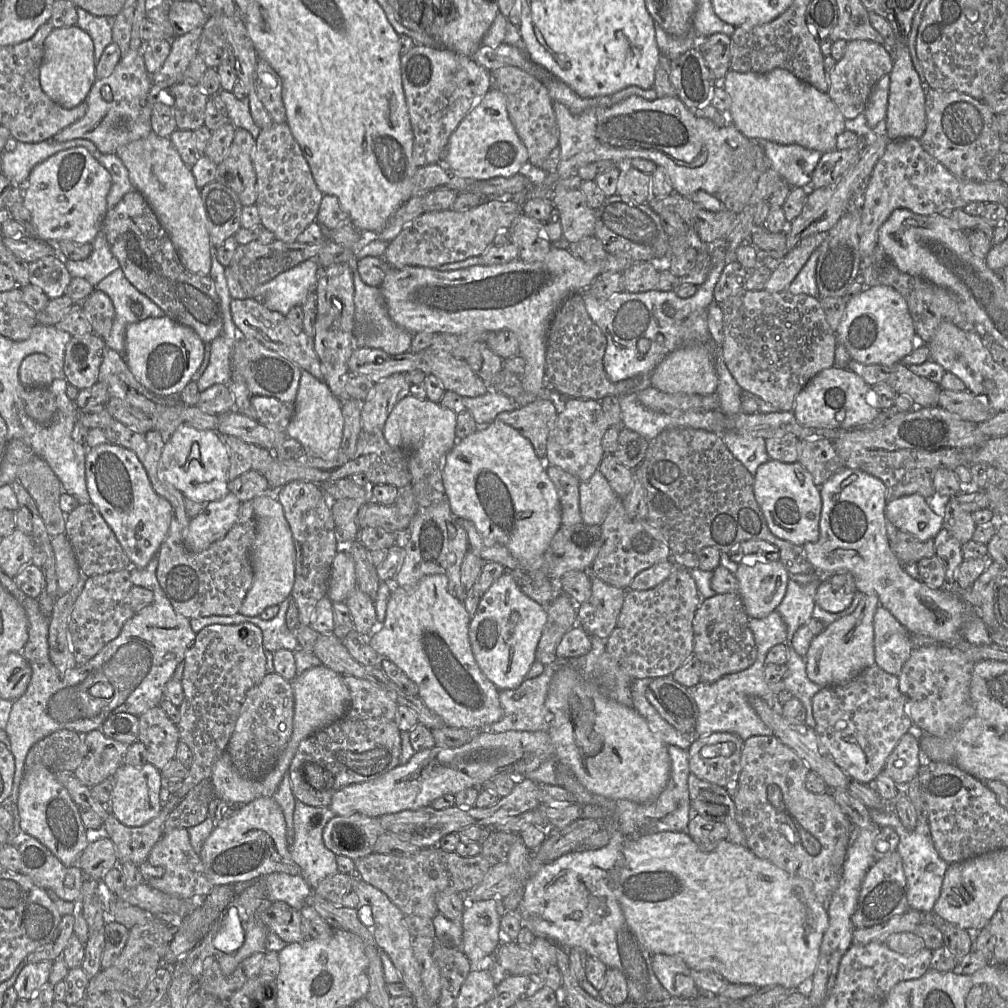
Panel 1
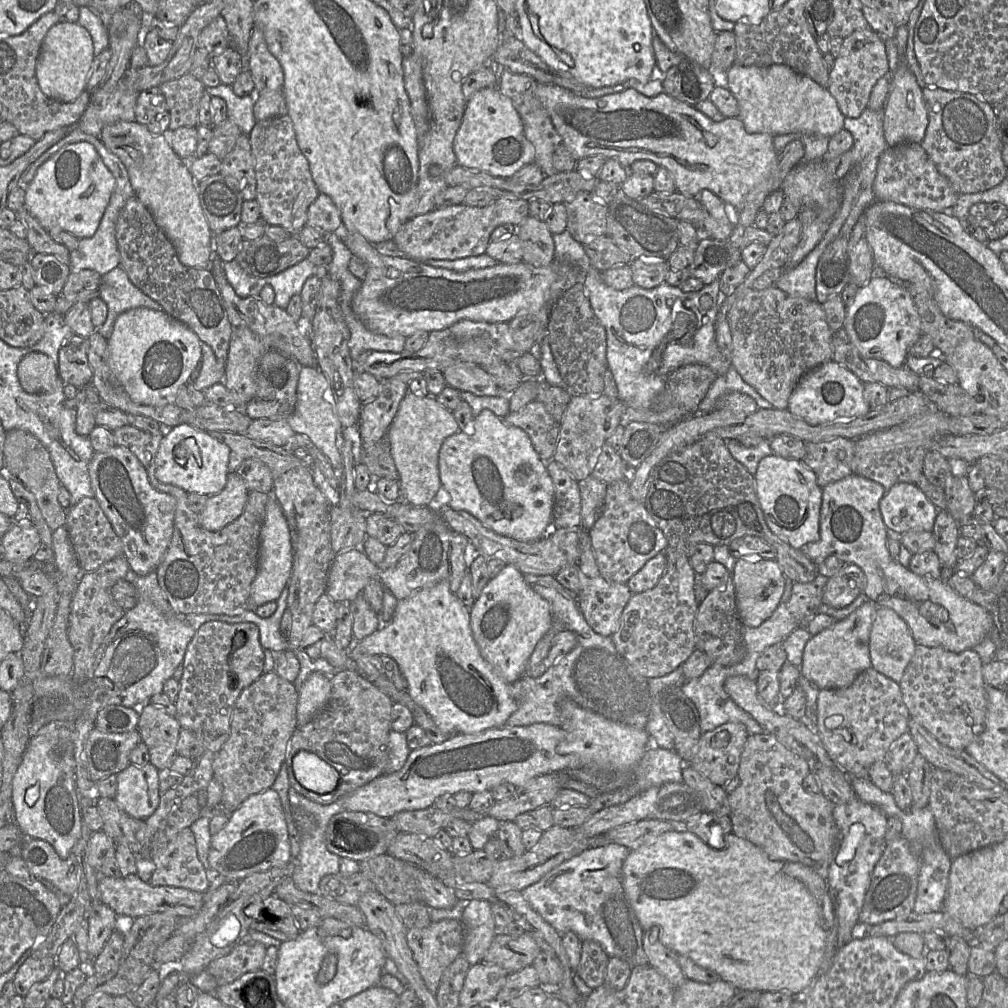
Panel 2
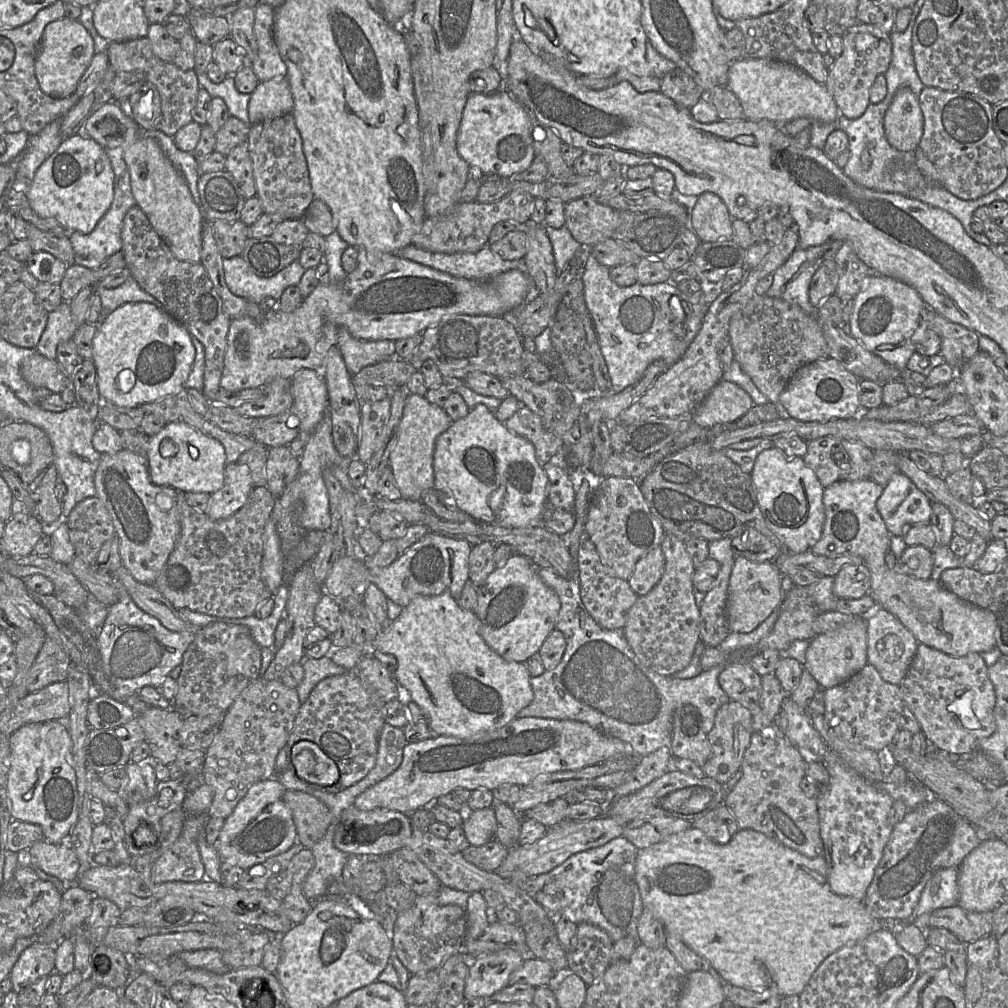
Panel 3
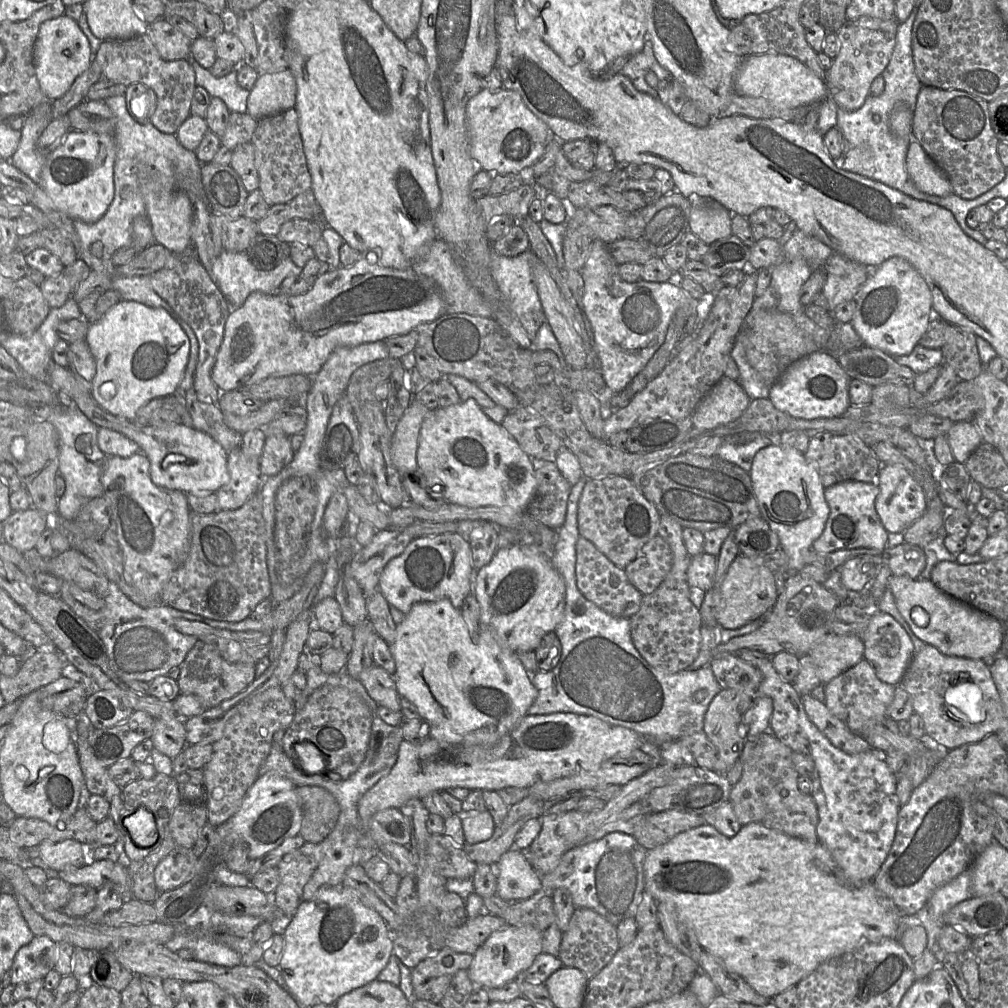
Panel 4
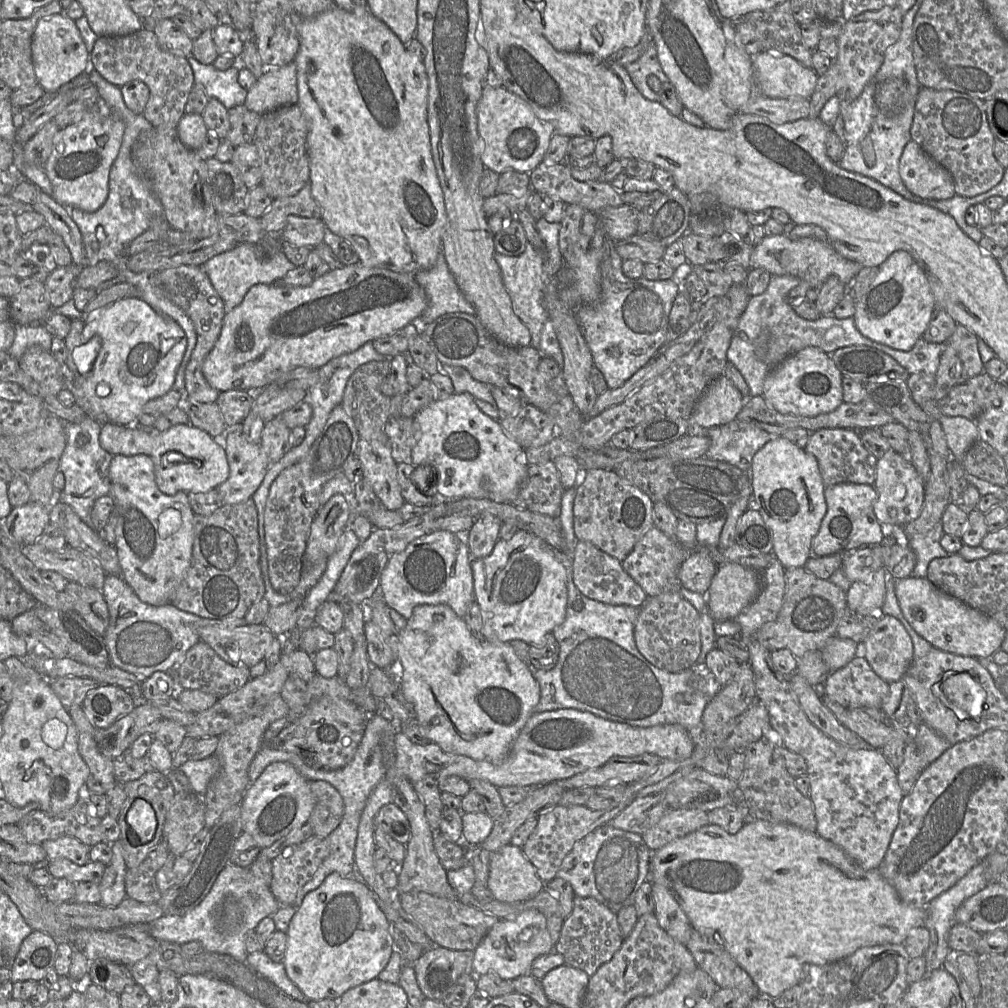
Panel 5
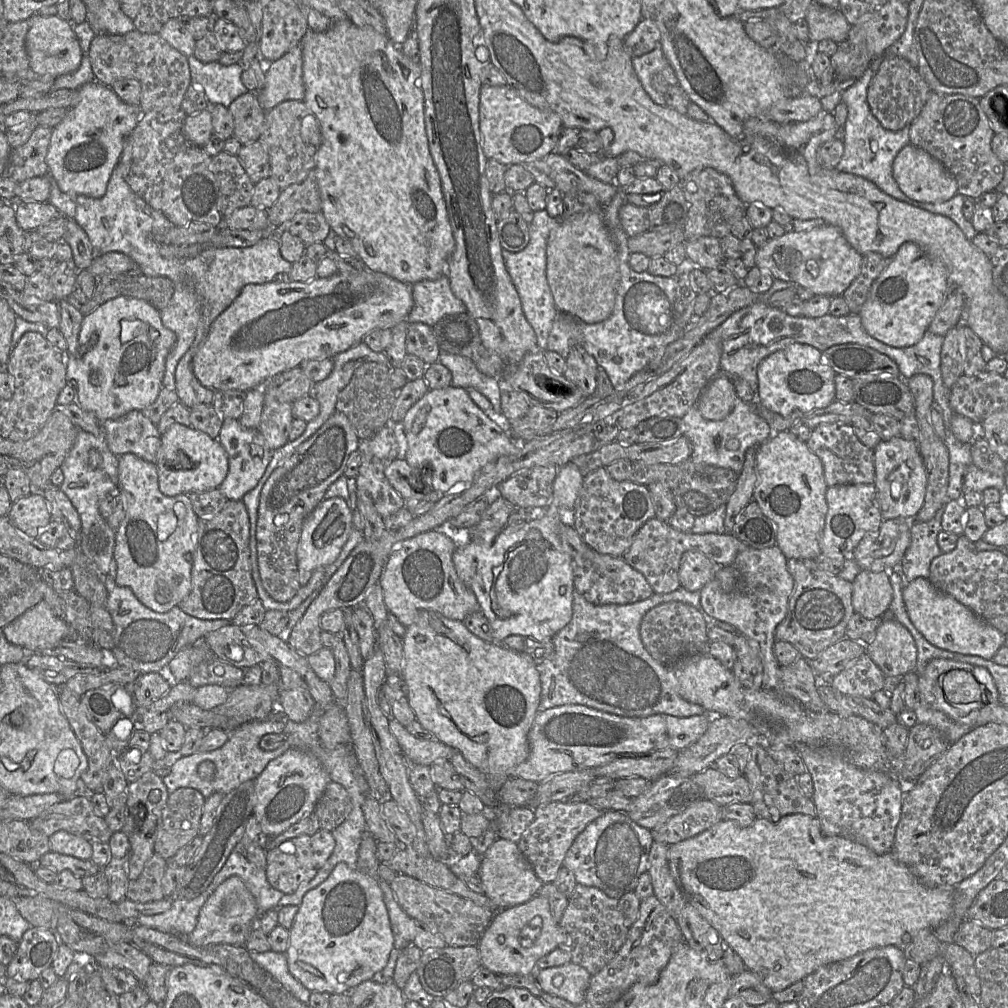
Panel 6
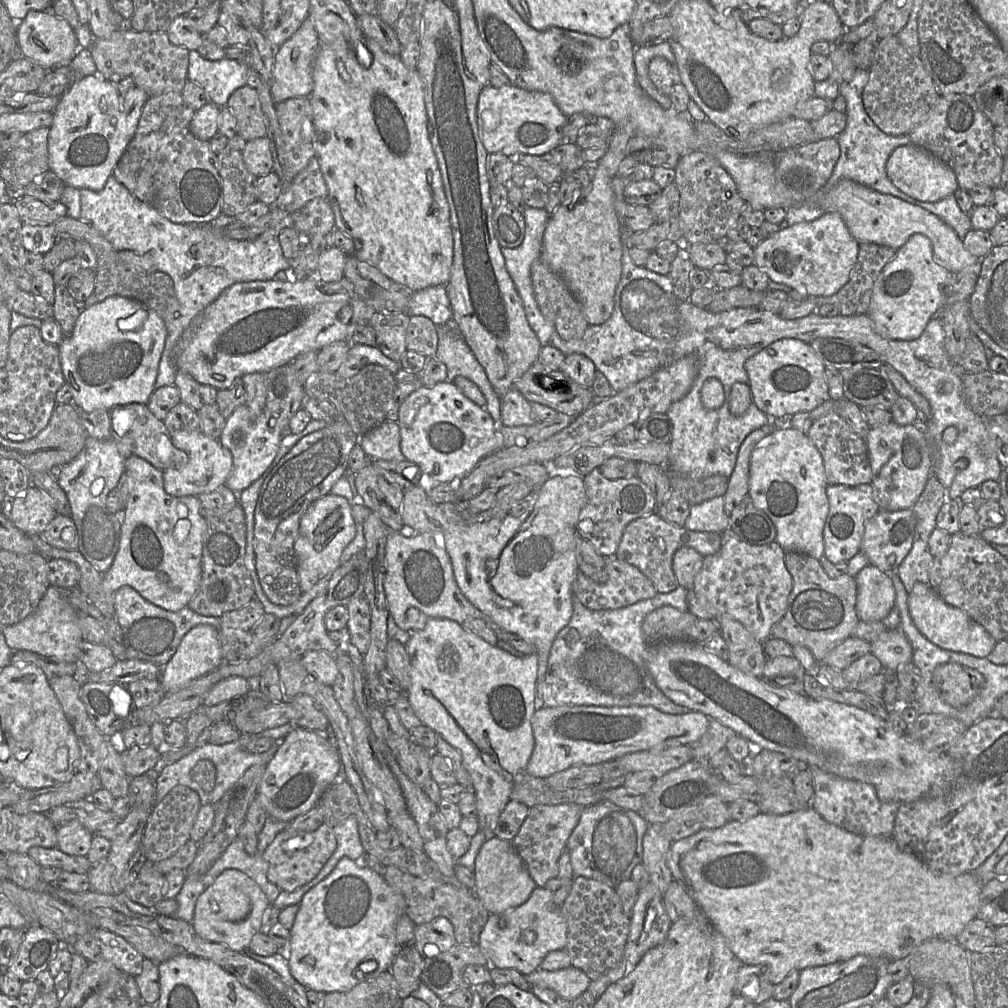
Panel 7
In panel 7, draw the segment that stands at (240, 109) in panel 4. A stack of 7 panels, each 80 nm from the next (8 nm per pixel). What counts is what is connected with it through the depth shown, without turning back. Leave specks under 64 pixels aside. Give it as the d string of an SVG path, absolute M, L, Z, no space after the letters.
M197 50L189 51L188 57L188 80L202 87L209 101L218 107L226 107L231 94L246 85L252 69L227 57L217 61L204 59Z

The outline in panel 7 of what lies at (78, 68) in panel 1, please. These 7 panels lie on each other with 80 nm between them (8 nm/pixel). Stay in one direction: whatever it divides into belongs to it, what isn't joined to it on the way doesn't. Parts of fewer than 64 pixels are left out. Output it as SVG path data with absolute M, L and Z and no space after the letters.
M30 10L17 26L16 38L24 57L46 70L70 65L79 50L75 29L65 19L46 11Z

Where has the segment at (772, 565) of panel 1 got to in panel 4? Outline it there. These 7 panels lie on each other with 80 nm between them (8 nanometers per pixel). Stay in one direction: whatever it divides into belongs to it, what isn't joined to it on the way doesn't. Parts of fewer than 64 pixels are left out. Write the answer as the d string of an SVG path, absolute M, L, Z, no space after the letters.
M739 554L714 593L713 605L718 626L738 629L754 620L764 618L776 604L778 596L776 574L769 568L754 563L747 556Z

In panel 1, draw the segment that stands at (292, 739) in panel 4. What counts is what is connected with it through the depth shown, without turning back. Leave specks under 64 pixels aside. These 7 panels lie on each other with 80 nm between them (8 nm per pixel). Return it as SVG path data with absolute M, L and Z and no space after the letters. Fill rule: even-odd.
M351 675L341 676L350 693L349 707L345 715L303 739L297 748L289 768L294 797L309 806L329 807L332 796L342 788L351 784L374 780L400 765L401 731L396 722L397 702L384 689L369 680ZM309 762L322 766L330 773L329 784L325 789L316 790L304 779L304 765Z

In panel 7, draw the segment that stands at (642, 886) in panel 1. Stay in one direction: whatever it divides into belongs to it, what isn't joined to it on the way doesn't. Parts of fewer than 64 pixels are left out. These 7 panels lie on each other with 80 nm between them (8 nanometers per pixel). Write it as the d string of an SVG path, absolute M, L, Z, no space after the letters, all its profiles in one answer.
M809 806L805 809L790 812L783 815L773 815L773 814L764 814L759 813L753 818L750 818L746 821L737 821L730 820L722 827L709 830L701 830L689 837L683 838L681 840L675 841L672 843L667 859L668 868L671 871L672 877L674 880L679 882L690 898L696 903L701 912L706 916L712 926L722 934L725 938L729 948L734 953L734 955L742 962L743 965L765 965L769 969L769 979L774 984L777 985L782 982L790 972L793 970L802 971L807 968L812 968L816 966L827 965L835 963L838 961L846 961L857 955L867 955L872 957L881 957L888 960L898 960L898 959L907 959L910 953L918 945L924 941L931 938L939 939L954 939L958 934L962 932L965 926L974 918L978 913L980 907L980 893L983 887L982 882L976 877L974 873L968 872L960 874L958 876L953 875L938 875L932 872L922 860L915 854L905 851L899 848L895 843L892 837L874 837L874 836L863 836L849 832L837 825L827 822L819 813L817 813L812 806Z

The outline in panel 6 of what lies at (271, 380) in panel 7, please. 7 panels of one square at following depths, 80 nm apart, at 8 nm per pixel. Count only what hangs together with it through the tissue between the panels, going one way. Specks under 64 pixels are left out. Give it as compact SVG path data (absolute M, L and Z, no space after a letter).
M270 394L266 395L259 430L273 451L289 441L294 417L292 404L279 402Z

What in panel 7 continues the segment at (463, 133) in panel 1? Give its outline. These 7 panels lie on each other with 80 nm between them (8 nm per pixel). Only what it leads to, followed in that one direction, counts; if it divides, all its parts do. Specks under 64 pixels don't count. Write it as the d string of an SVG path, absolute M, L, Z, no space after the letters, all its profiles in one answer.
M512 84L500 88L487 85L480 92L477 104L477 125L481 141L489 154L501 153L515 158L519 154L543 155L561 144L562 132L568 121L550 94L527 91Z

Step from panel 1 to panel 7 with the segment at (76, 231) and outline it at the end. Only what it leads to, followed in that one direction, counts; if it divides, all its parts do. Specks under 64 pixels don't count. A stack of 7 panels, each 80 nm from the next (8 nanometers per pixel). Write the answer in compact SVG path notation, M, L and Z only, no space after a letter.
M96 71L94 75L88 75L81 79L74 81L69 88L59 97L59 102L53 110L53 122L50 126L50 132L48 136L48 153L49 153L49 166L66 186L73 186L78 189L90 189L93 191L100 191L104 188L107 179L112 175L114 166L117 164L129 142L133 138L138 126L138 122L141 116L141 112L145 102L148 100L149 95L138 86L129 89L125 93L120 93L111 82L102 78Z

